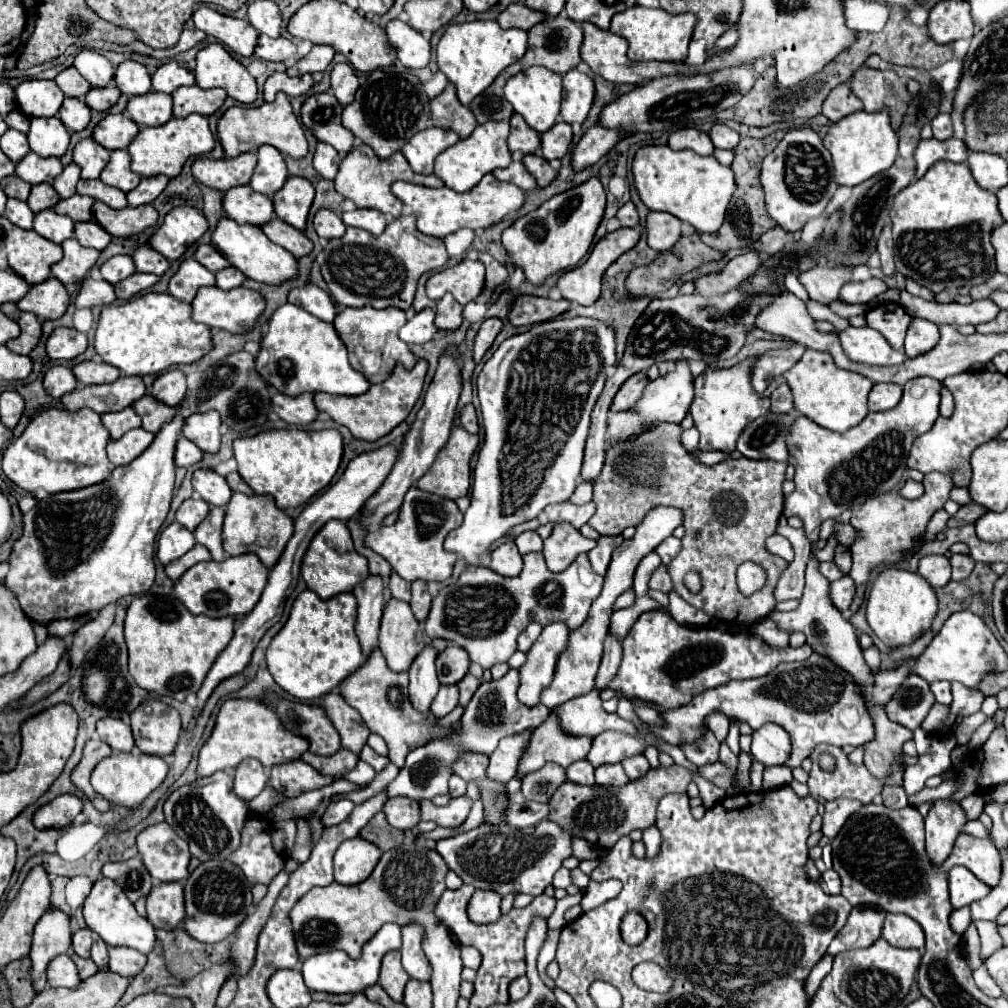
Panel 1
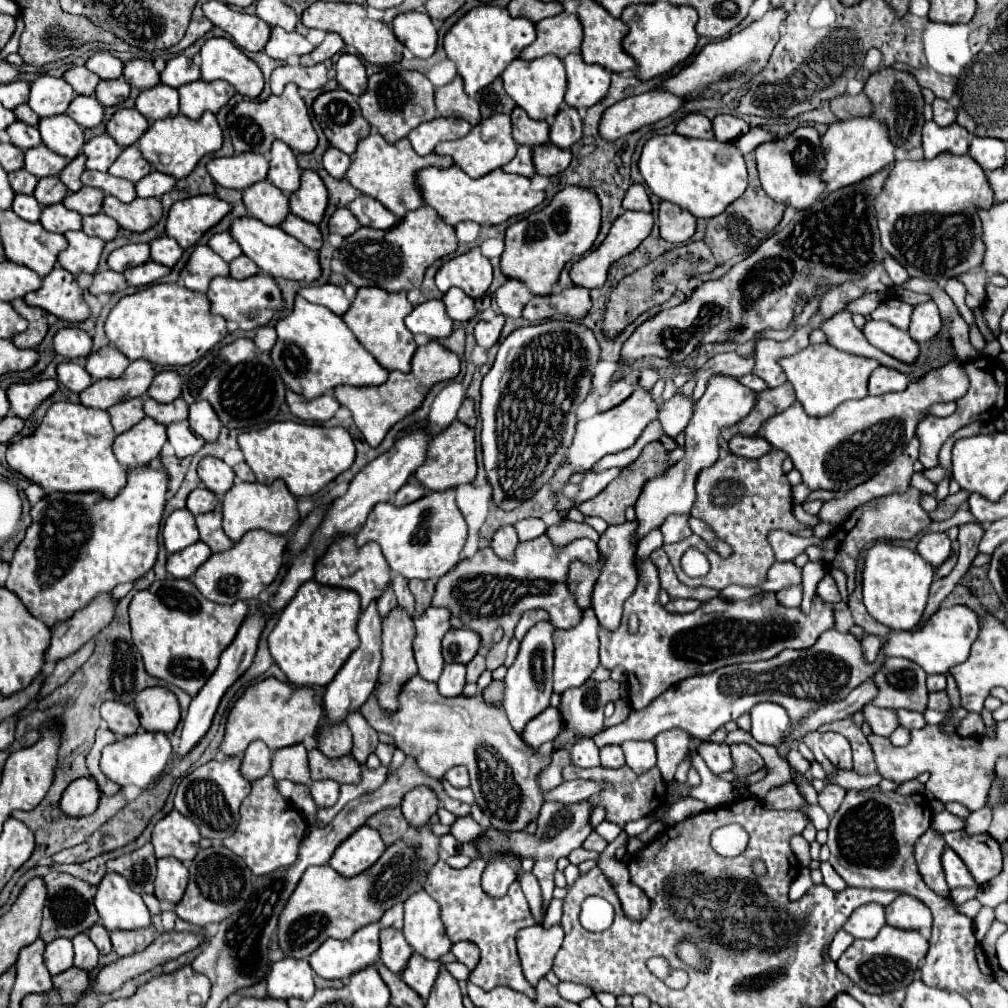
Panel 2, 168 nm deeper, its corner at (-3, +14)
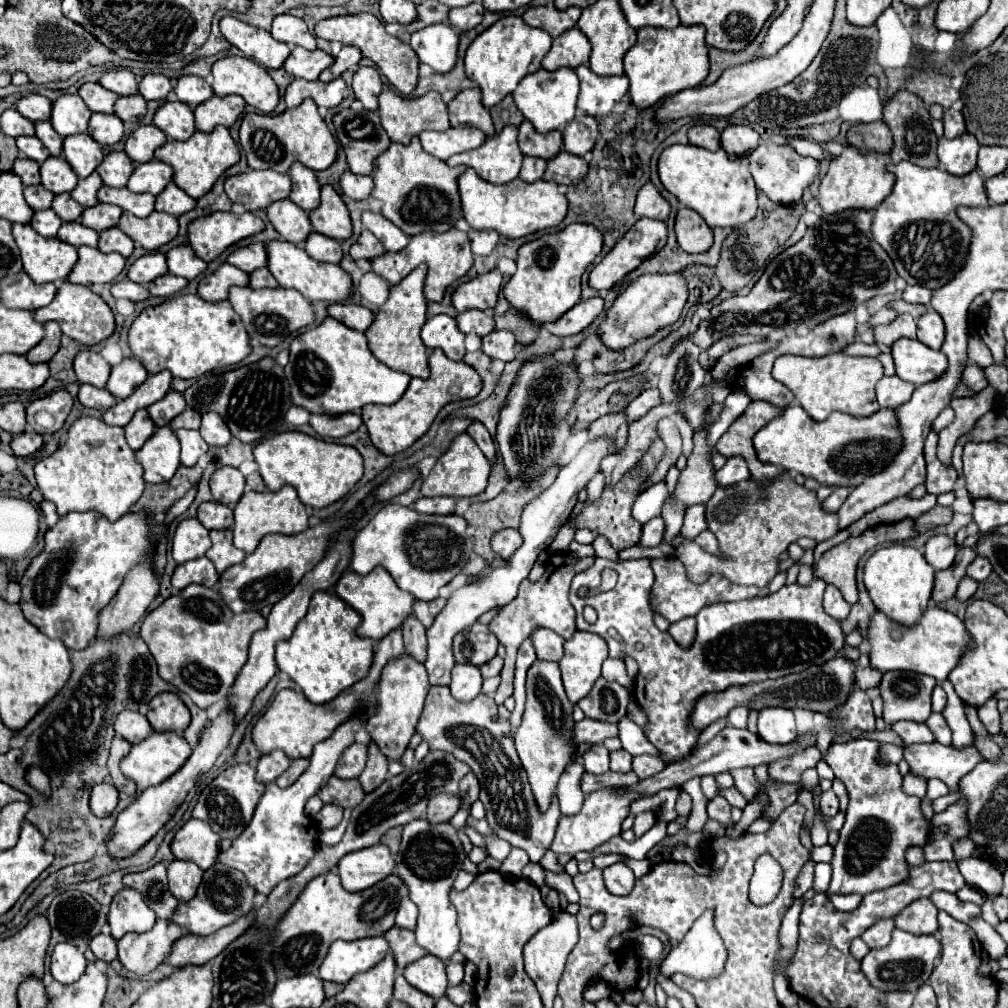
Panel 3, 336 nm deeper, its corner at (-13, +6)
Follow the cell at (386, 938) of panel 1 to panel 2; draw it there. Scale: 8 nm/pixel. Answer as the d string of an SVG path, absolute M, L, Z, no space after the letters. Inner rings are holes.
M394 904L392 908L388 908L384 912L384 916L376 924L360 928L350 940L328 938L314 954L310 954L308 962L310 962L312 970L318 976L322 976L322 978L340 978L340 980L346 980L354 972L360 972L362 968L368 968L368 966L376 964L380 960L380 942L378 942L378 936L380 936L382 928L398 928L398 930L402 928L402 904Z

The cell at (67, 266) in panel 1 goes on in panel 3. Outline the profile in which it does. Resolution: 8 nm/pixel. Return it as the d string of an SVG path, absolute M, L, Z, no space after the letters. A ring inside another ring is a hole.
M80 246L78 262L66 280L82 286L108 284L116 280L116 276L124 270L124 266L126 266L126 258L118 256L116 252L102 254L98 248Z

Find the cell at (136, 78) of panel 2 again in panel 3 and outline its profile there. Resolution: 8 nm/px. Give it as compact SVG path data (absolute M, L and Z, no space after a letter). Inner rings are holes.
M146 74L140 82L140 94L146 100L166 100L172 90L172 84L166 76L162 74Z

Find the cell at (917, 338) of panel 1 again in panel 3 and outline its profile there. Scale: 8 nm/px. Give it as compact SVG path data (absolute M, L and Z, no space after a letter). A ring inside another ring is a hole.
M926 312L916 320L918 326L918 340L922 344L926 344L928 348L940 350L942 342L944 342L944 324L938 312Z

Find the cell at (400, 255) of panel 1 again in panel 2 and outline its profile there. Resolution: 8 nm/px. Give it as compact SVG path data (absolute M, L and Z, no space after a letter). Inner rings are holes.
M430 206L406 212L406 216L390 230L360 226L352 236L346 236L336 258L344 264L344 276L356 288L378 286L386 292L412 290L422 286L426 268L438 258L456 250L454 228L444 224Z

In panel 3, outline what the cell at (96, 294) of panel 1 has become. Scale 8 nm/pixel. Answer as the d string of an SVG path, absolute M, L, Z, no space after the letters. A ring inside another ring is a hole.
M124 280L124 282L116 282L112 286L112 296L114 298L128 298L128 300L146 300L150 298L150 292L144 284L136 284L136 282L130 282L130 280Z

